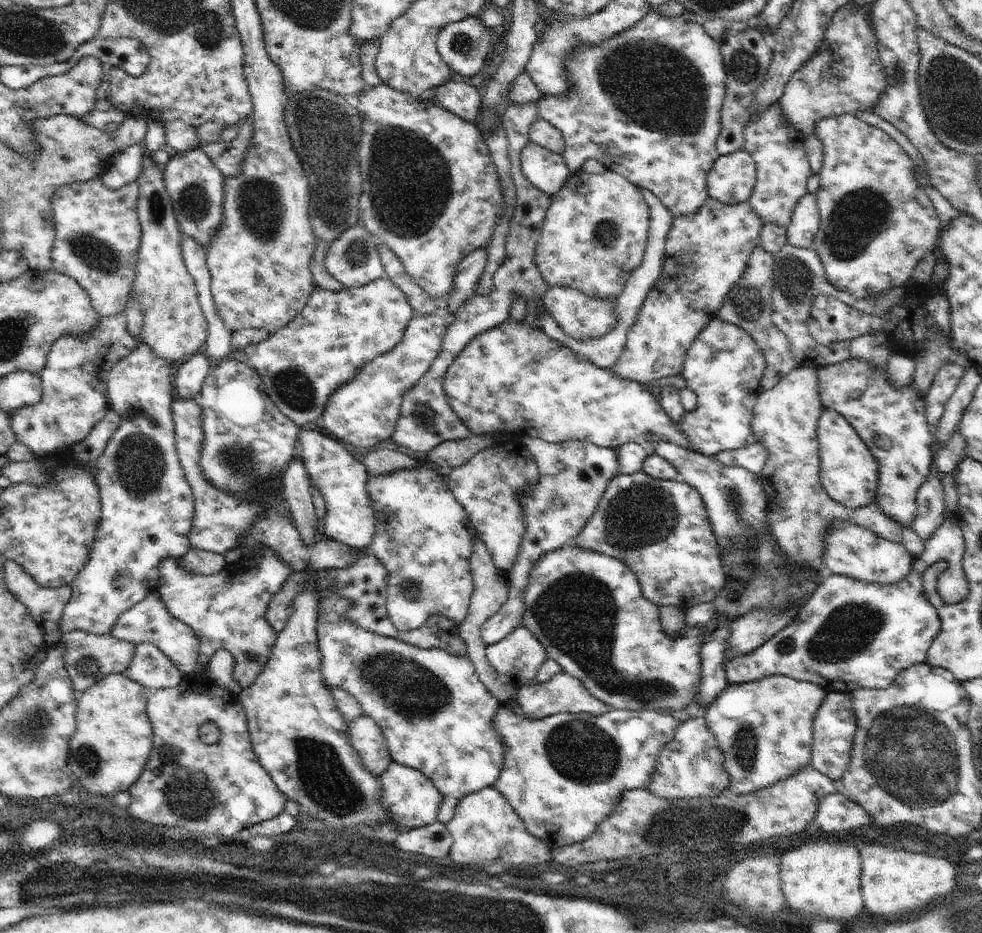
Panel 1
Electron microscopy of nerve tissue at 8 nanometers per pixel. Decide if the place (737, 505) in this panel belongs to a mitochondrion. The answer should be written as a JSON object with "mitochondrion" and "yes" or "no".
{"mitochondrion":"yes"}

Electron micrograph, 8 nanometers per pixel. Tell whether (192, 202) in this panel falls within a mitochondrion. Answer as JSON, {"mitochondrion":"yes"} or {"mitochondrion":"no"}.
{"mitochondrion":"yes"}

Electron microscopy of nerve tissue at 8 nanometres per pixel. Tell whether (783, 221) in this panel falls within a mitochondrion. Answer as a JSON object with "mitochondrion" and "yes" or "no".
{"mitochondrion":"no"}

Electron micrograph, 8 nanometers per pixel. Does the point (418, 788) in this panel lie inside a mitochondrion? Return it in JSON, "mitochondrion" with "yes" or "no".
{"mitochondrion":"no"}

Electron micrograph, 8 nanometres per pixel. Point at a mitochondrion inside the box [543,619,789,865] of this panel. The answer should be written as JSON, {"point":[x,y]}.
{"point":[669,824]}

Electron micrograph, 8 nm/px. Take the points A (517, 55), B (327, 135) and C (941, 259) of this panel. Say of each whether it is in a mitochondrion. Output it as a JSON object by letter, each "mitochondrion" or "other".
{"A":"other","B":"mitochondrion","C":"other"}

